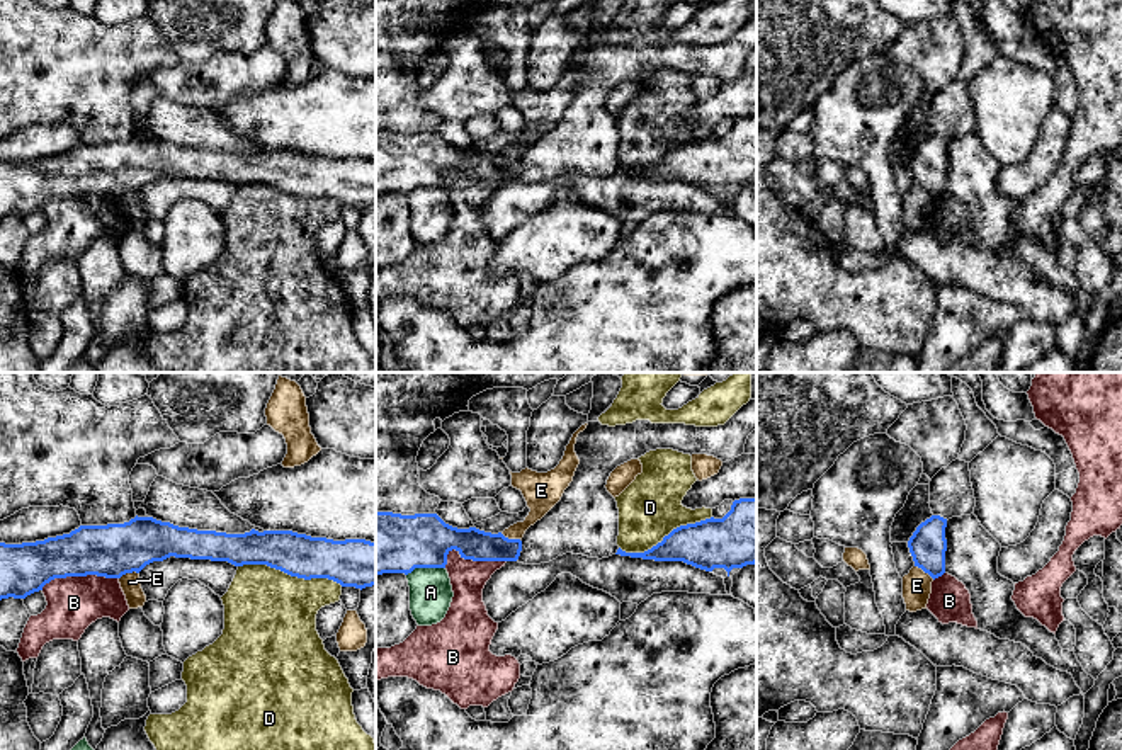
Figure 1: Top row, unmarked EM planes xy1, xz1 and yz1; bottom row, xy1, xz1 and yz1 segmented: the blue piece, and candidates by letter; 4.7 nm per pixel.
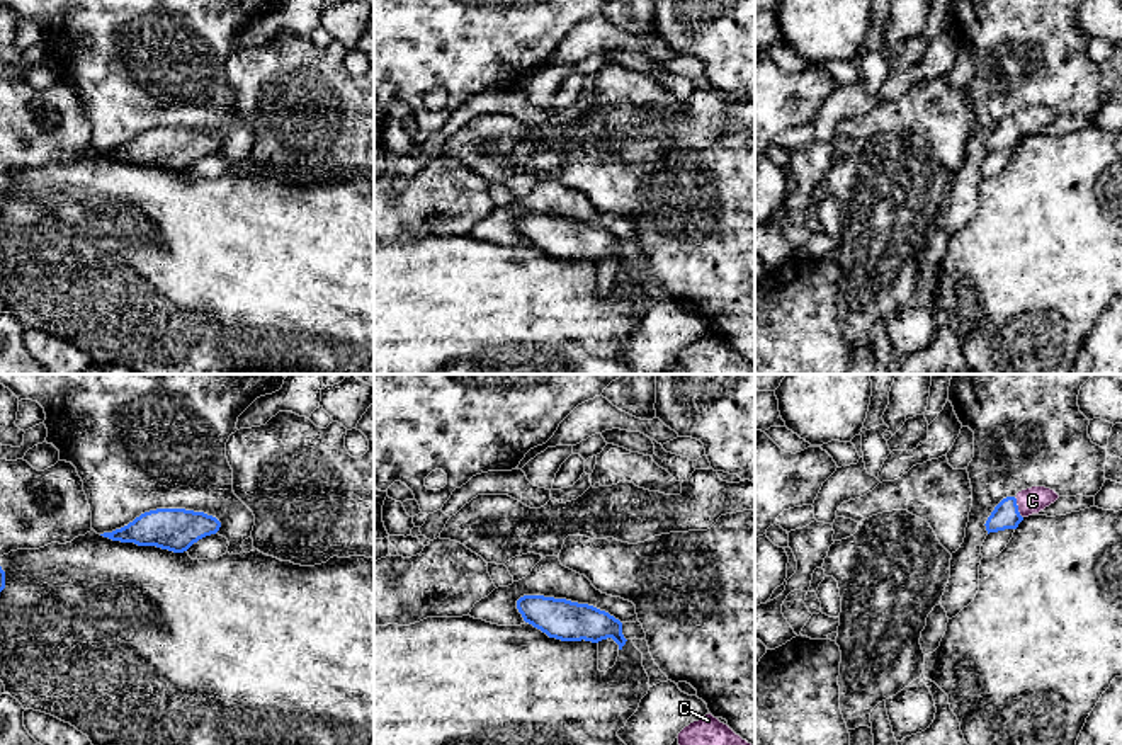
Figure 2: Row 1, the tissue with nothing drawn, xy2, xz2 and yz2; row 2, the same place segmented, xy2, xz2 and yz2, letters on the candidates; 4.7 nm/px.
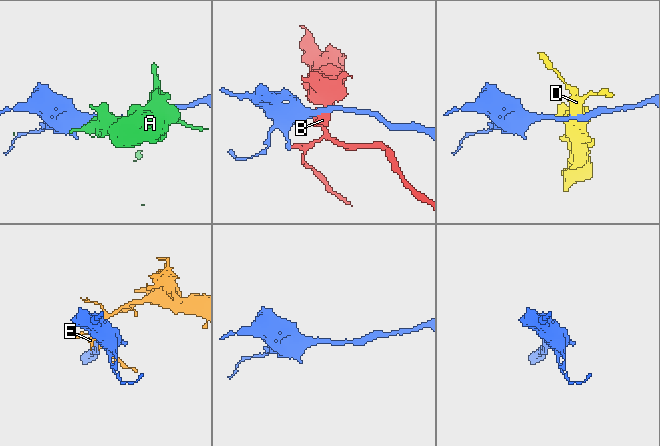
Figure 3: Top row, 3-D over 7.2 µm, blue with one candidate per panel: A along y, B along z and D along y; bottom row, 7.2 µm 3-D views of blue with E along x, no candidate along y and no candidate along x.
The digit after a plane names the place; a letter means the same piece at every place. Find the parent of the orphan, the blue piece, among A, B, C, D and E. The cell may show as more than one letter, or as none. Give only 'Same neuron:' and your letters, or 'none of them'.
Same neuron: C

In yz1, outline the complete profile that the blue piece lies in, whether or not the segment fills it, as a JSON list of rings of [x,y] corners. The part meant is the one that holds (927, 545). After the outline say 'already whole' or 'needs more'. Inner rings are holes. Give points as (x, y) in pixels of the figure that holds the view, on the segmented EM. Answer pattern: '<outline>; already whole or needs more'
[[[932,515],[921,522],[908,541],[915,566],[921,568],[933,580],[945,573],[947,519]]]; already whole

